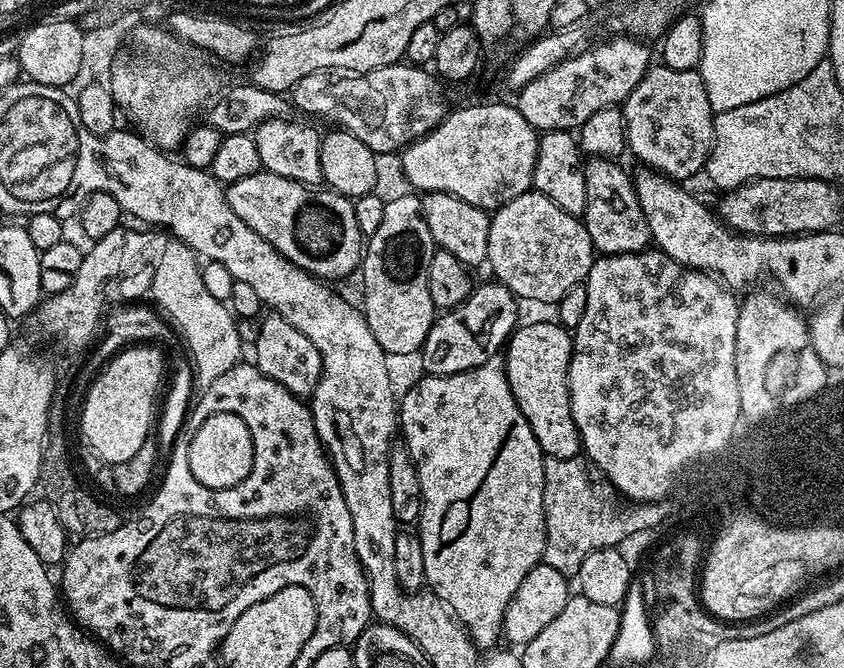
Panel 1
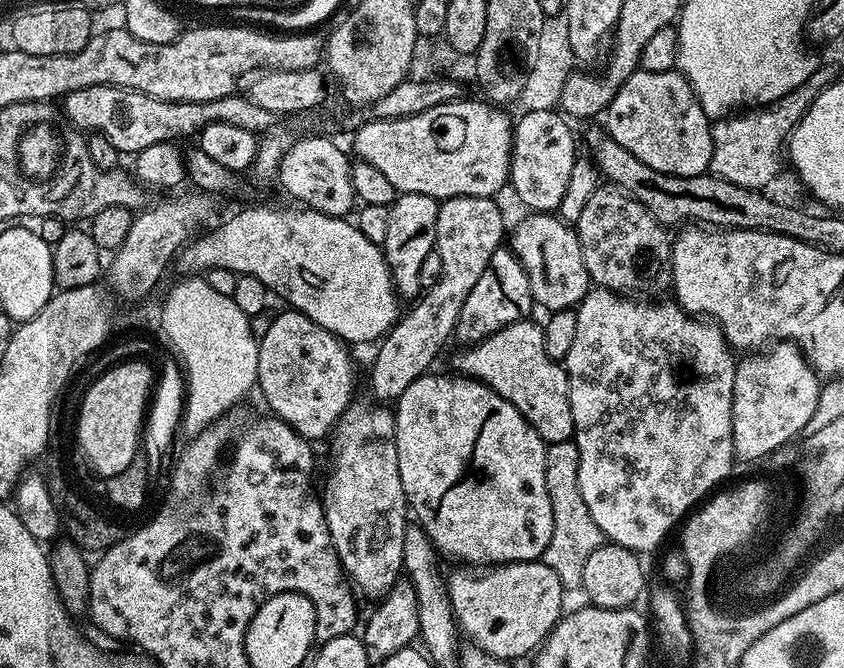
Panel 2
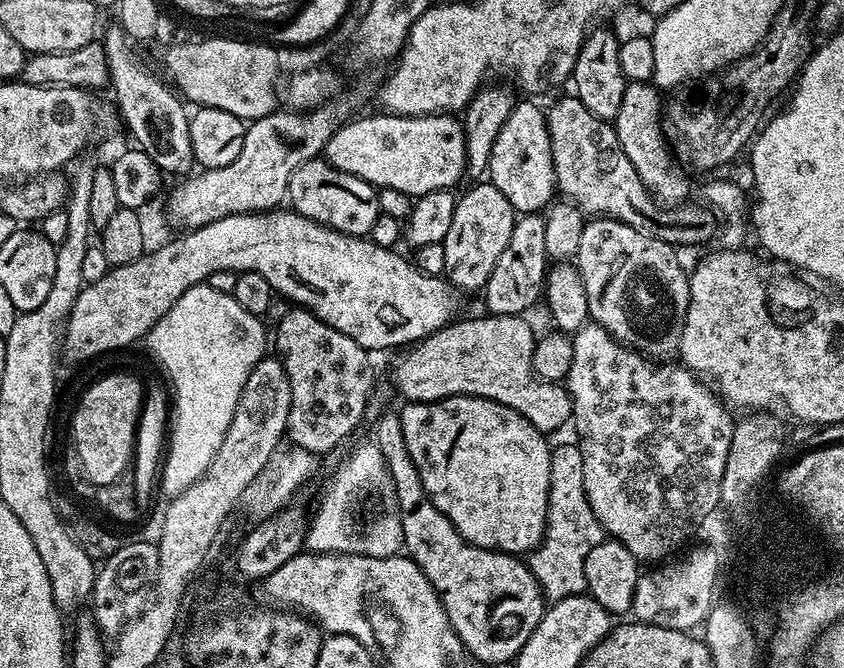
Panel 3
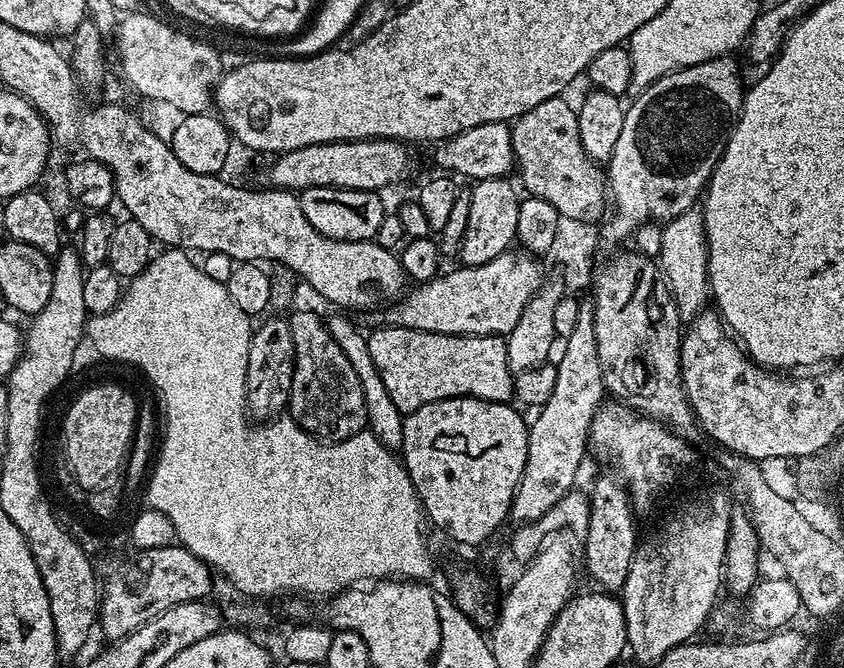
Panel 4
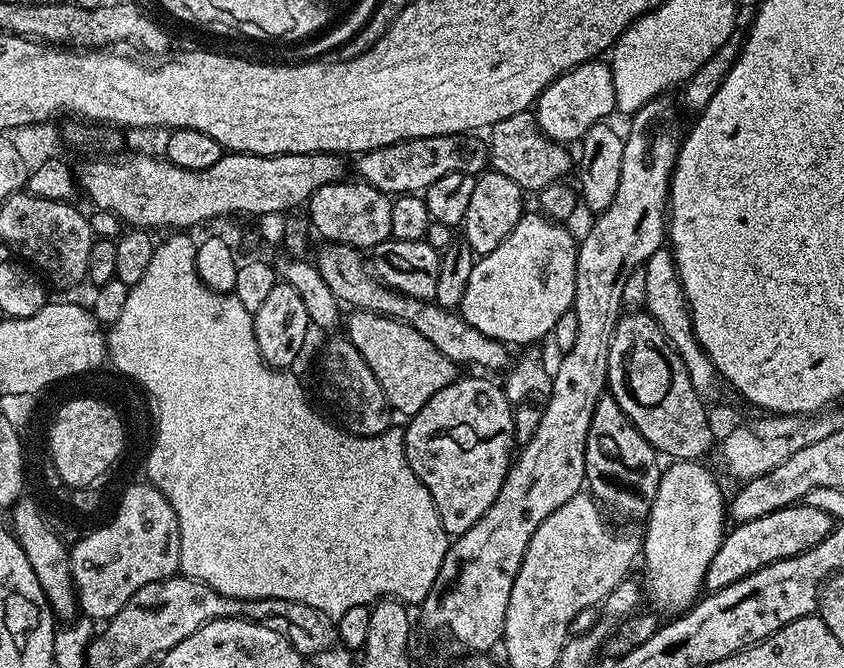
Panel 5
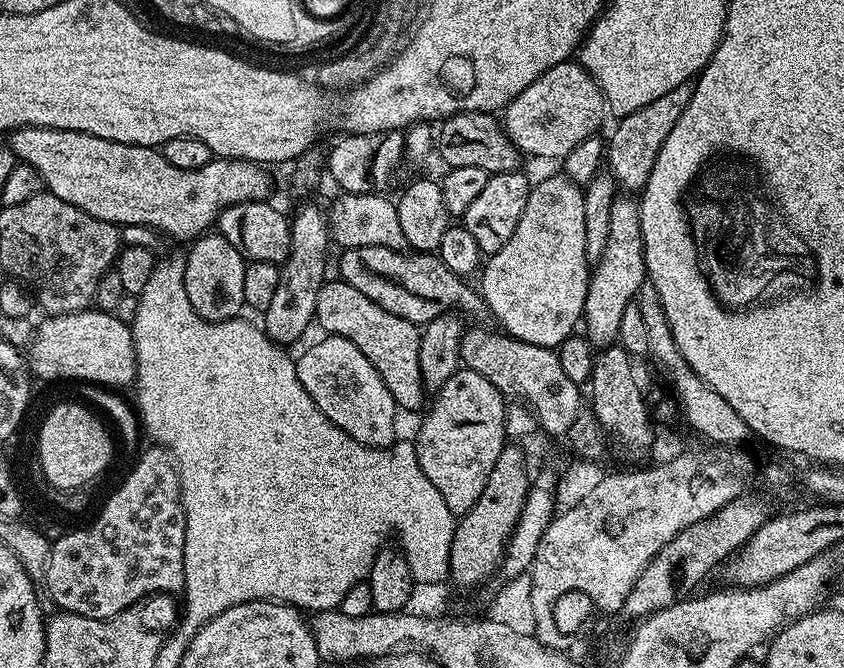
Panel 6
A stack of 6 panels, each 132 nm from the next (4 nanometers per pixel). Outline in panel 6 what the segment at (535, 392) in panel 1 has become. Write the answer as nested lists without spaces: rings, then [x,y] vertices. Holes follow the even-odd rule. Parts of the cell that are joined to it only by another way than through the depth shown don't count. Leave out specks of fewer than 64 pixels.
[[[339,278],[329,279],[320,285],[316,303],[315,323],[321,324],[325,333],[341,336],[354,342],[370,360],[387,390],[393,395],[397,409],[412,412],[426,399],[422,370],[418,370],[418,346],[420,345],[420,328],[390,310],[382,310],[362,290],[354,290],[346,281]]]

